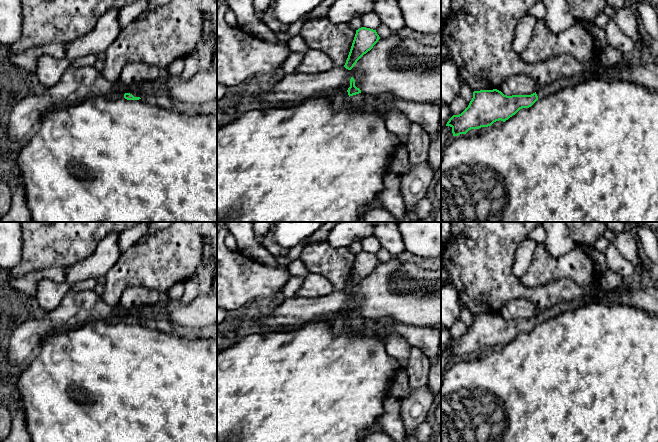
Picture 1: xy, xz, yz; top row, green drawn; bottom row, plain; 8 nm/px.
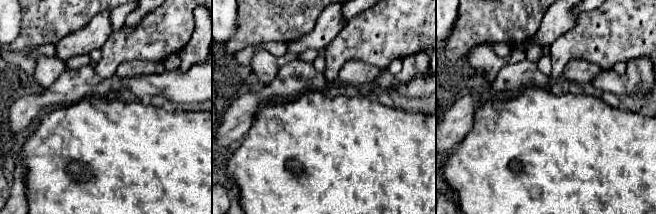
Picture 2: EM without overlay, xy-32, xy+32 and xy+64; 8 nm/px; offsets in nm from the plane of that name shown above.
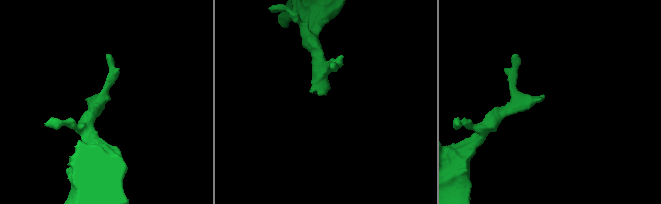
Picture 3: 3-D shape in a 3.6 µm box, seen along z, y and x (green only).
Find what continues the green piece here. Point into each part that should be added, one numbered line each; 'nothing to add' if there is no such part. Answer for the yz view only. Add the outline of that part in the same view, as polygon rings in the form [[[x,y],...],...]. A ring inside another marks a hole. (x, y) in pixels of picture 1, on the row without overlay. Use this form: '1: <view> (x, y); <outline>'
1: yz (561, 307); [[[584,295],[576,299],[567,302],[560,302],[544,311],[538,311],[536,313],[536,318],[538,322],[543,322],[549,320],[567,310],[574,310],[579,306],[584,304],[590,304],[594,302],[594,295]]]

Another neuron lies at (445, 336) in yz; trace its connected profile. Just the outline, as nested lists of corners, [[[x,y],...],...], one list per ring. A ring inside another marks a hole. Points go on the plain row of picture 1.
[[[441,327],[441,354],[446,350],[452,338],[449,334],[449,329]]]

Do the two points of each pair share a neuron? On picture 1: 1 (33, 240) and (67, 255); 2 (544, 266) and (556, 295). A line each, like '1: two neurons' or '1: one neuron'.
1: one neuron
2: two neurons

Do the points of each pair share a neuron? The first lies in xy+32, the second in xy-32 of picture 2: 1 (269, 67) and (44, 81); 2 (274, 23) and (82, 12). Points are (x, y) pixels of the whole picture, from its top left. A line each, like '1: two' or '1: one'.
1: one
2: one

